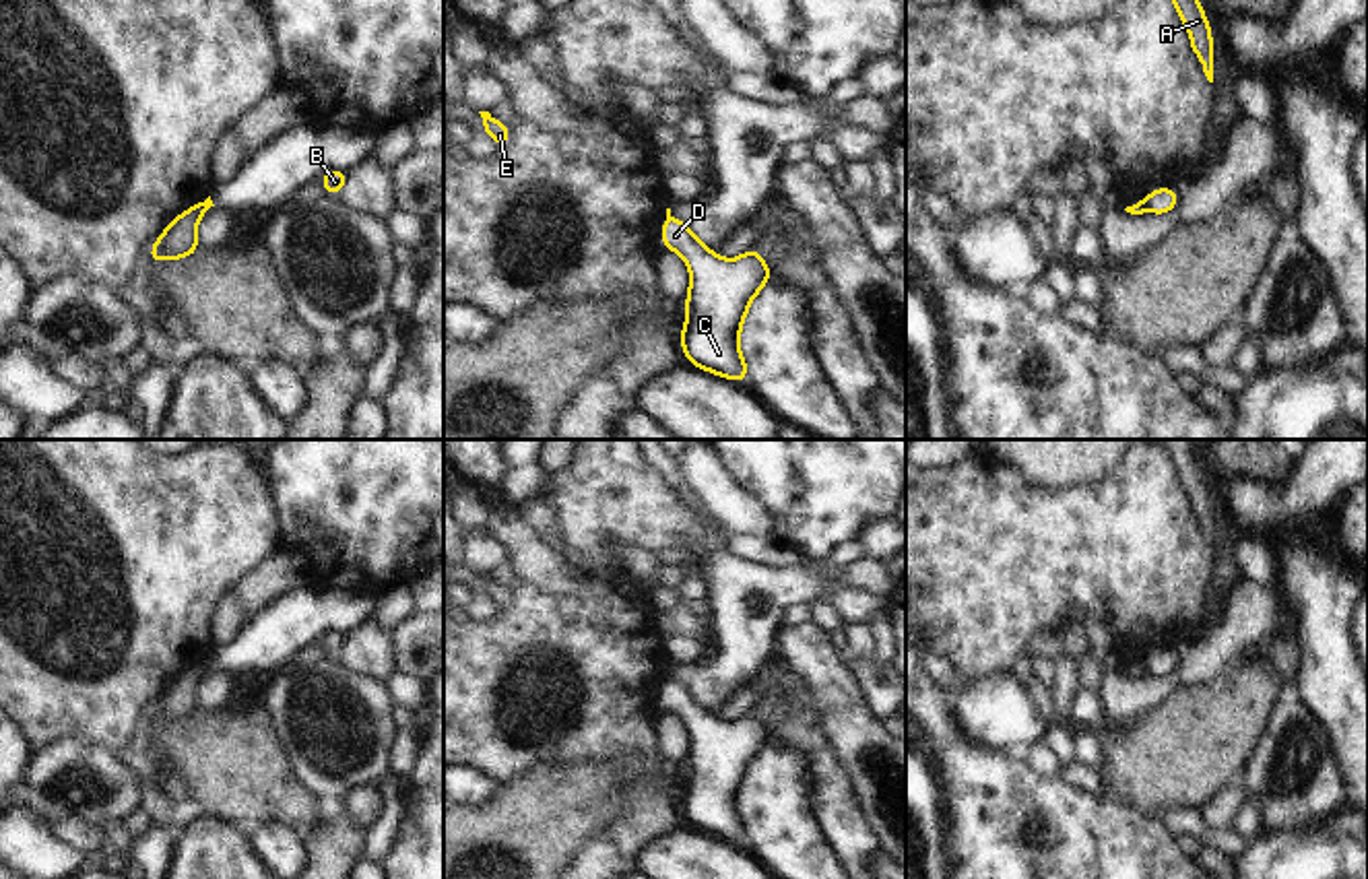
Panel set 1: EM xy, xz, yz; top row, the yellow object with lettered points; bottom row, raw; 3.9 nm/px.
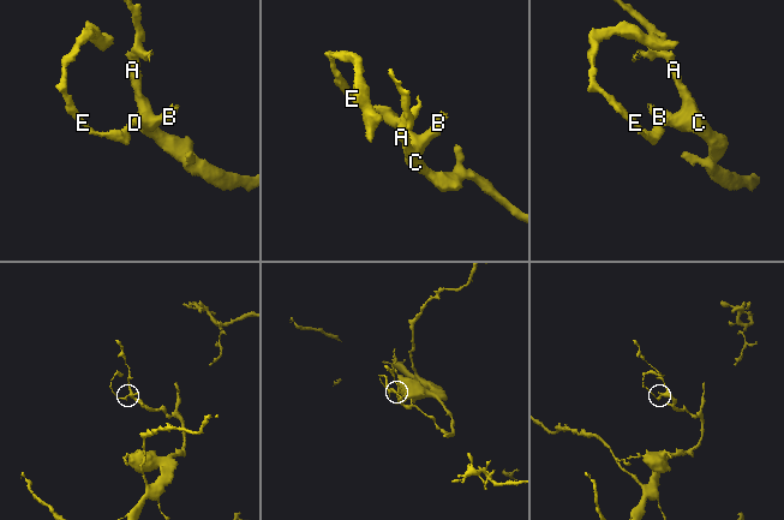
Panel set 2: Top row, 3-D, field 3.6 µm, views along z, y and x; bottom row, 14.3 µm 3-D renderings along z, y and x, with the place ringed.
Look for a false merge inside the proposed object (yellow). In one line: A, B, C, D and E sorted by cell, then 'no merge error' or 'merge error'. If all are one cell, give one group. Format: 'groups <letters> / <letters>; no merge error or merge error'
groups A B C D / E; merge error

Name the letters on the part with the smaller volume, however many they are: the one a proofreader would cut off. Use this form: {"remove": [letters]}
{"remove": ["E"]}

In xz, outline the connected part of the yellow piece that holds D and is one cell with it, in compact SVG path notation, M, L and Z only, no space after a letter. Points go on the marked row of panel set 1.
M675 217L662 221L662 246L677 252L691 272L681 332L687 363L747 382L741 326L753 297L770 281L768 262L753 248L735 260L720 258Z

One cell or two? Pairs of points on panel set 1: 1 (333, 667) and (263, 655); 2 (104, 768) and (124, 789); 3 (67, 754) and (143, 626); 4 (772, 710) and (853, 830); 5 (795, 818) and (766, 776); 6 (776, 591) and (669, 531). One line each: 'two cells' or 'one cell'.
1: two cells
2: one cell
3: two cells
4: one cell
5: one cell
6: two cells

